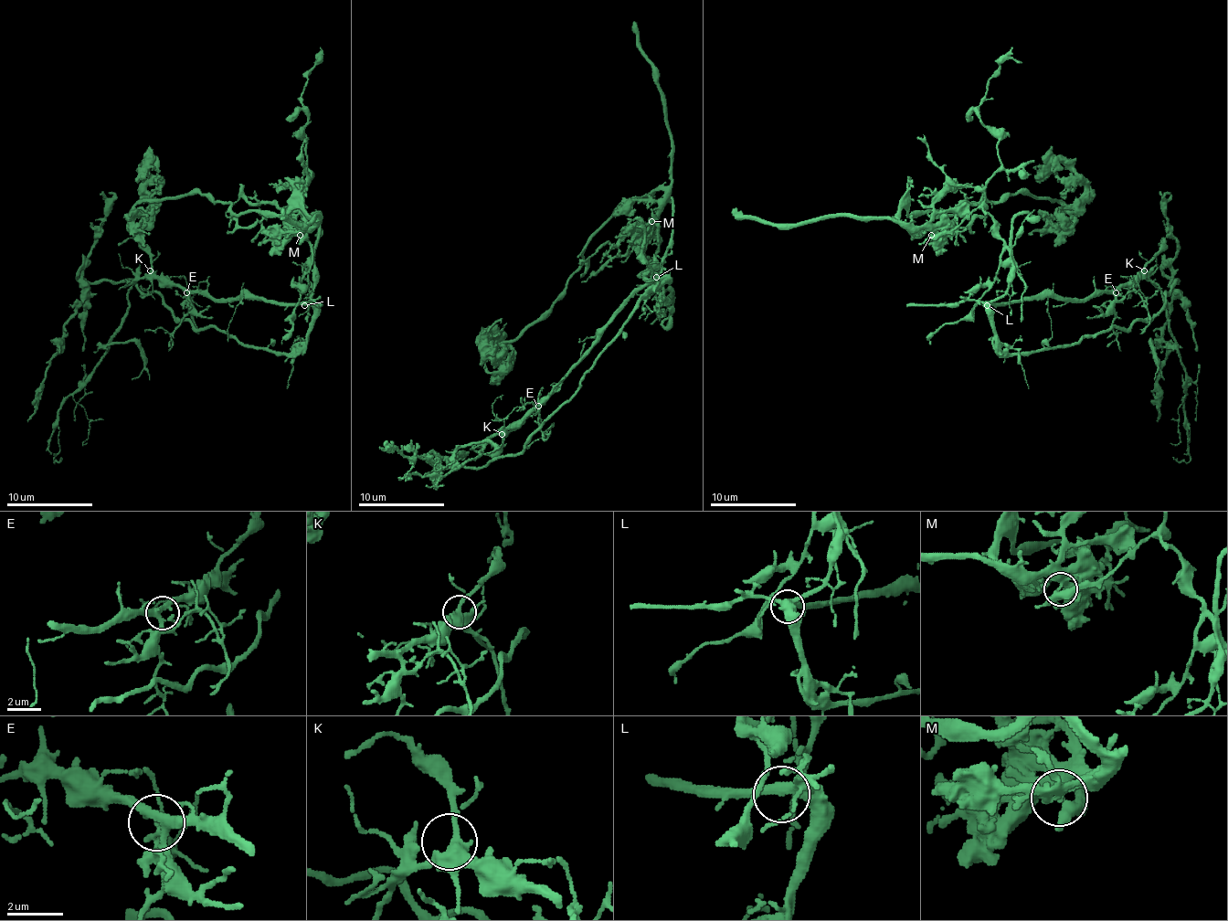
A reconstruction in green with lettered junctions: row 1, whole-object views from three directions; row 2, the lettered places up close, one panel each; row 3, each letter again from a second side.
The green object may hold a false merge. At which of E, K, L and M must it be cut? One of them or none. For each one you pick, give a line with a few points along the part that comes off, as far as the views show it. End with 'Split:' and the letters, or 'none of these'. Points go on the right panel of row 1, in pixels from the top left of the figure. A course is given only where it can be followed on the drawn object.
M: Course of the part to remove: (931, 234), (979, 208), (991, 217), (1012, 266), (989, 322), (1010, 354), (1148, 320), (1176, 279), (1157, 421)
Split: M

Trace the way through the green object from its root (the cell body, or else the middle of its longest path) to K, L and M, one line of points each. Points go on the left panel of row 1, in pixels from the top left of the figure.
K: (313, 275), (313, 290), (307, 302), (272, 302), (253, 296), (207, 299), (163, 283), (150, 270)
L: (313, 275), (311, 299), (304, 305)
M: (313, 275), (313, 248), (302, 236), (304, 212), (298, 208), (291, 212), (293, 226), (301, 234)

